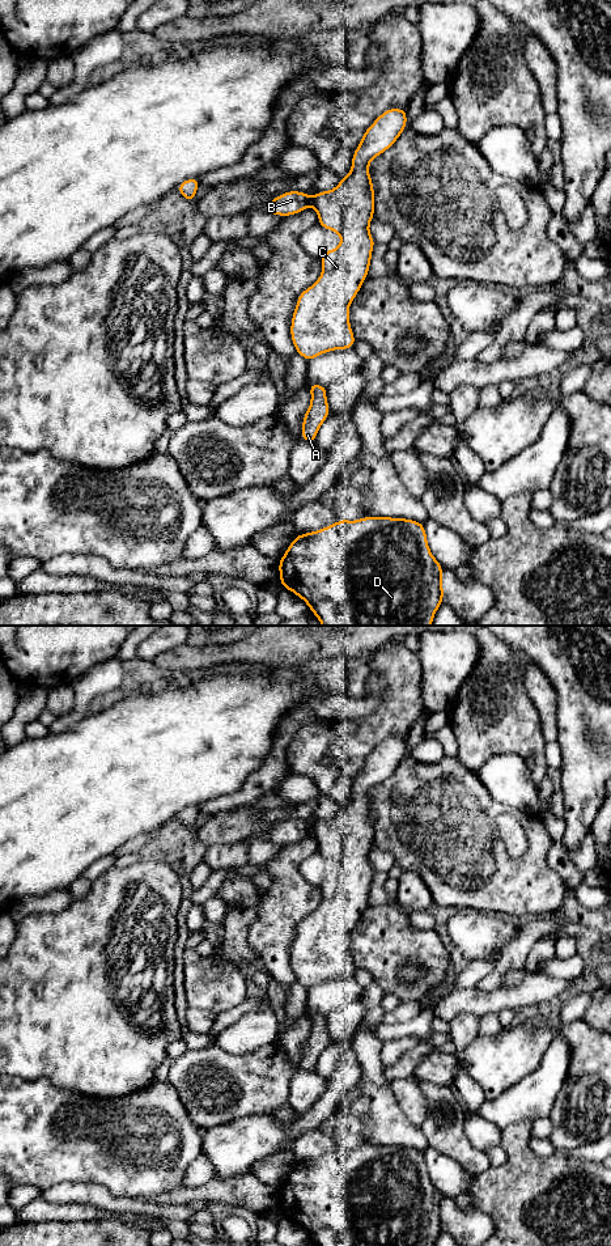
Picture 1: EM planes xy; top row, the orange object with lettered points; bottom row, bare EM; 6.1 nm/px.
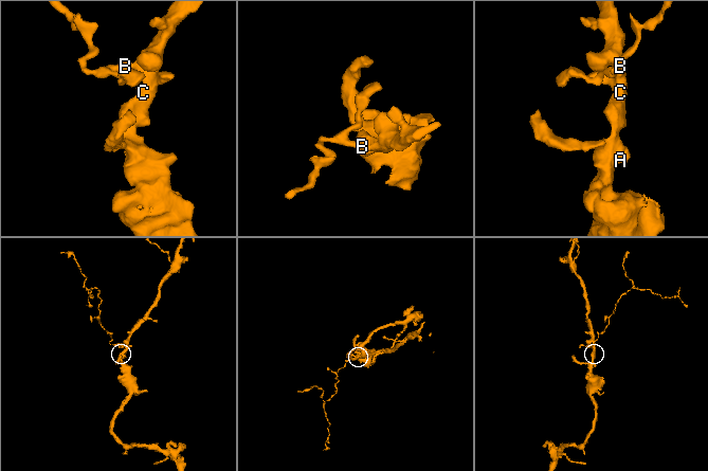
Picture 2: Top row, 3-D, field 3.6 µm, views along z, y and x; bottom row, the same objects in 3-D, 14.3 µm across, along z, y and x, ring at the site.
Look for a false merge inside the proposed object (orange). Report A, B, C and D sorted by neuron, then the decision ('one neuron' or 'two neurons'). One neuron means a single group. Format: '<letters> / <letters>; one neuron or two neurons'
A C D / B; two neurons

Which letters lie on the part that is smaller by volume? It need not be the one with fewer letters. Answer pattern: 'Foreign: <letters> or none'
Foreign: B

